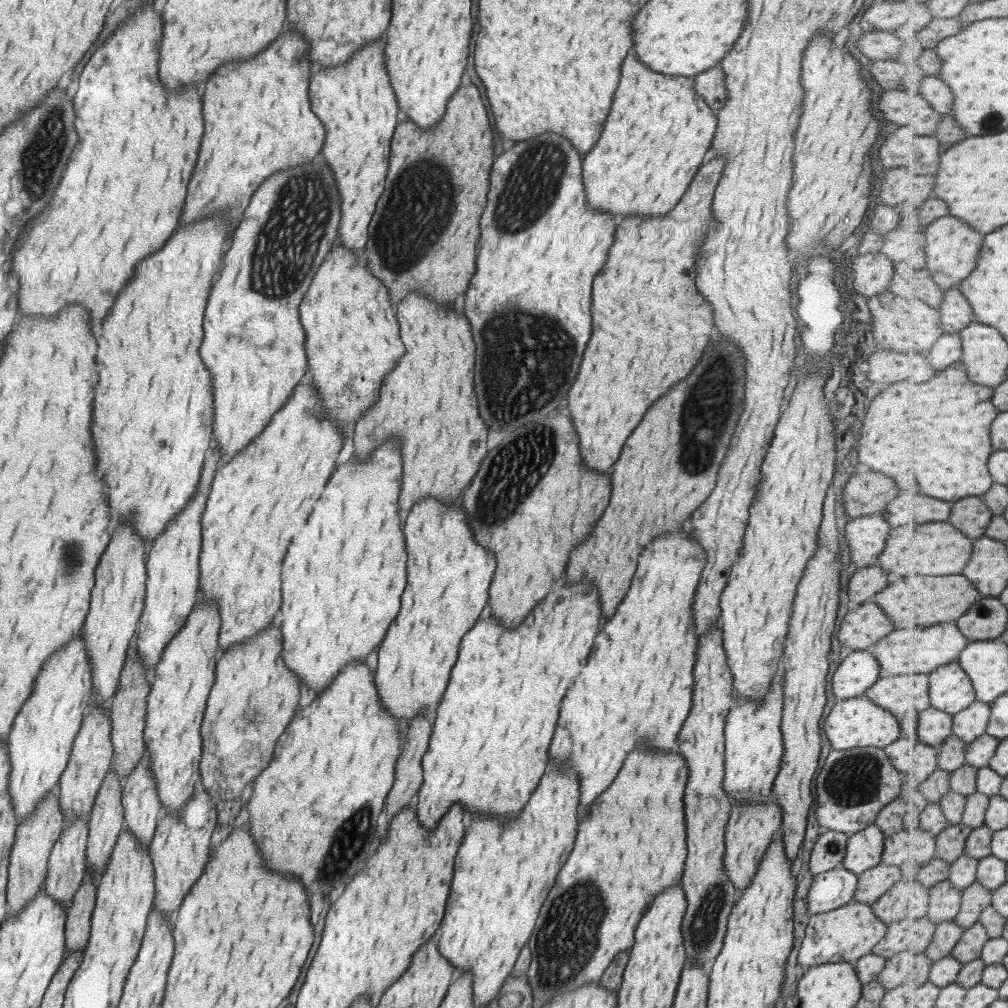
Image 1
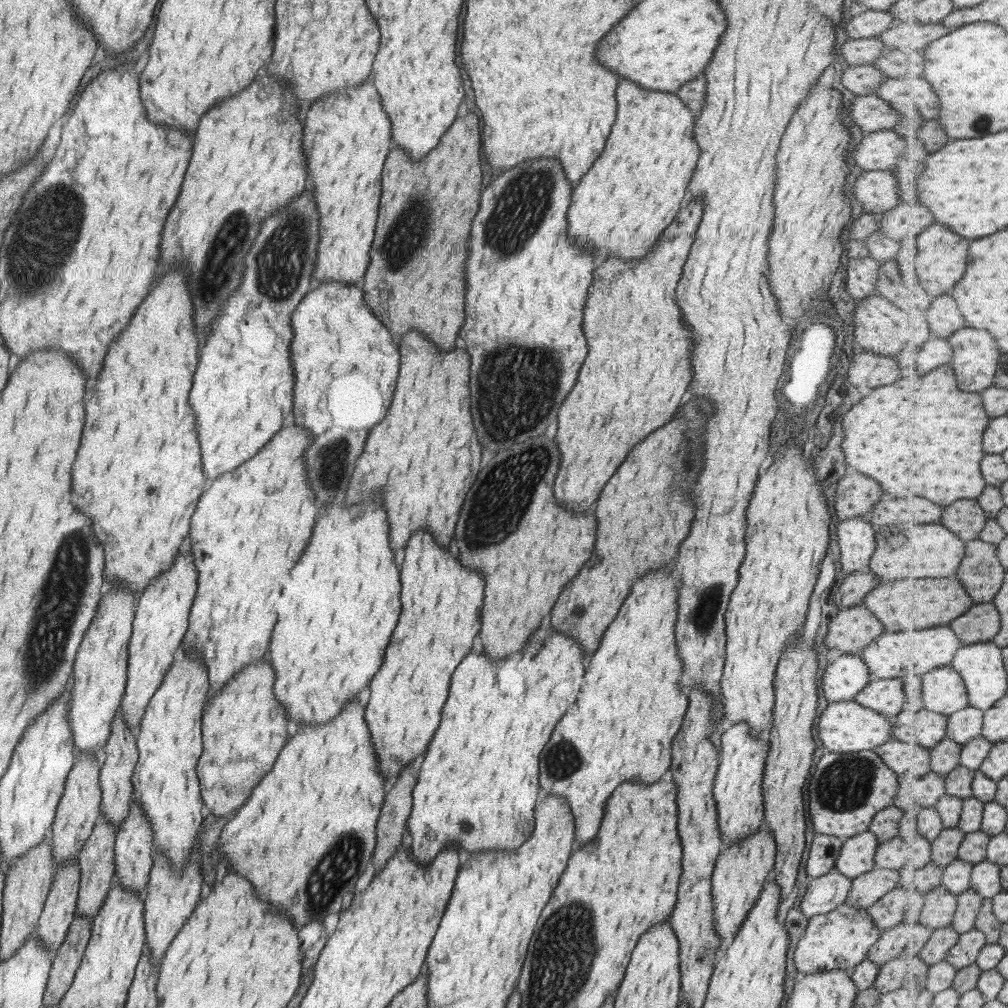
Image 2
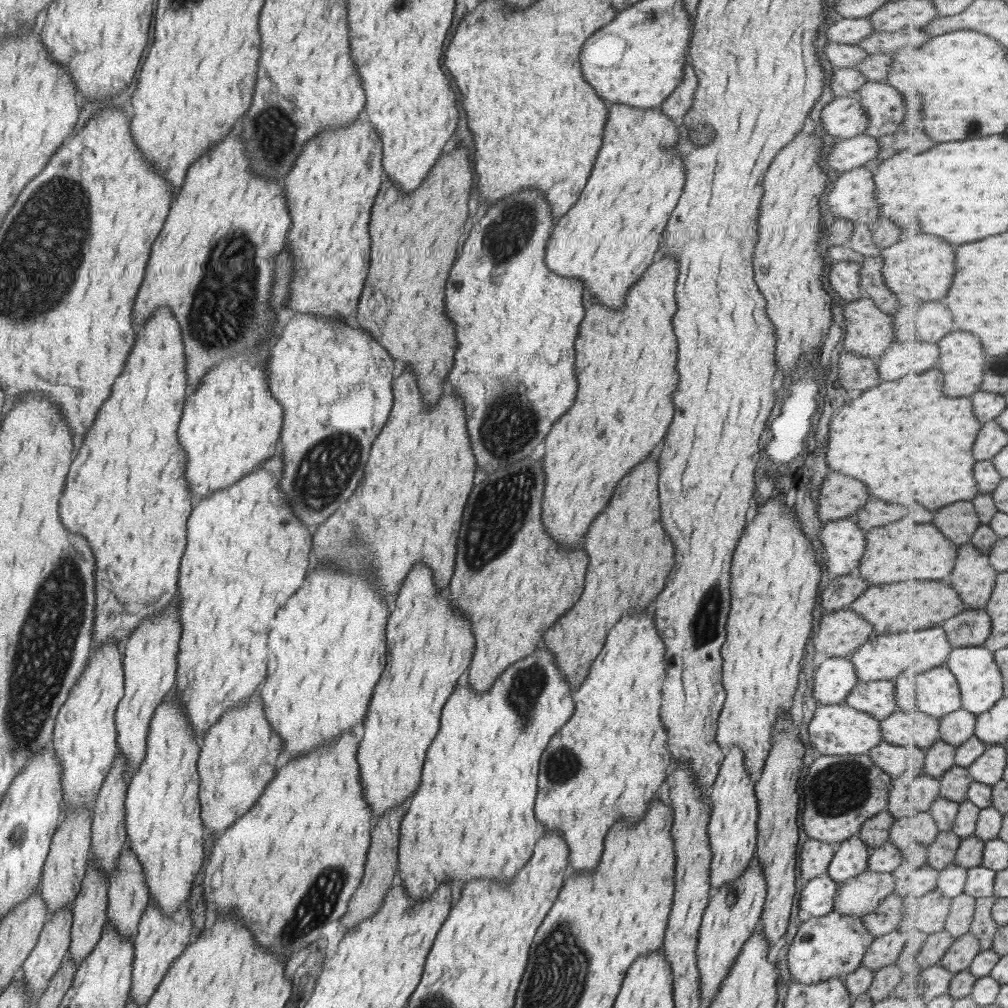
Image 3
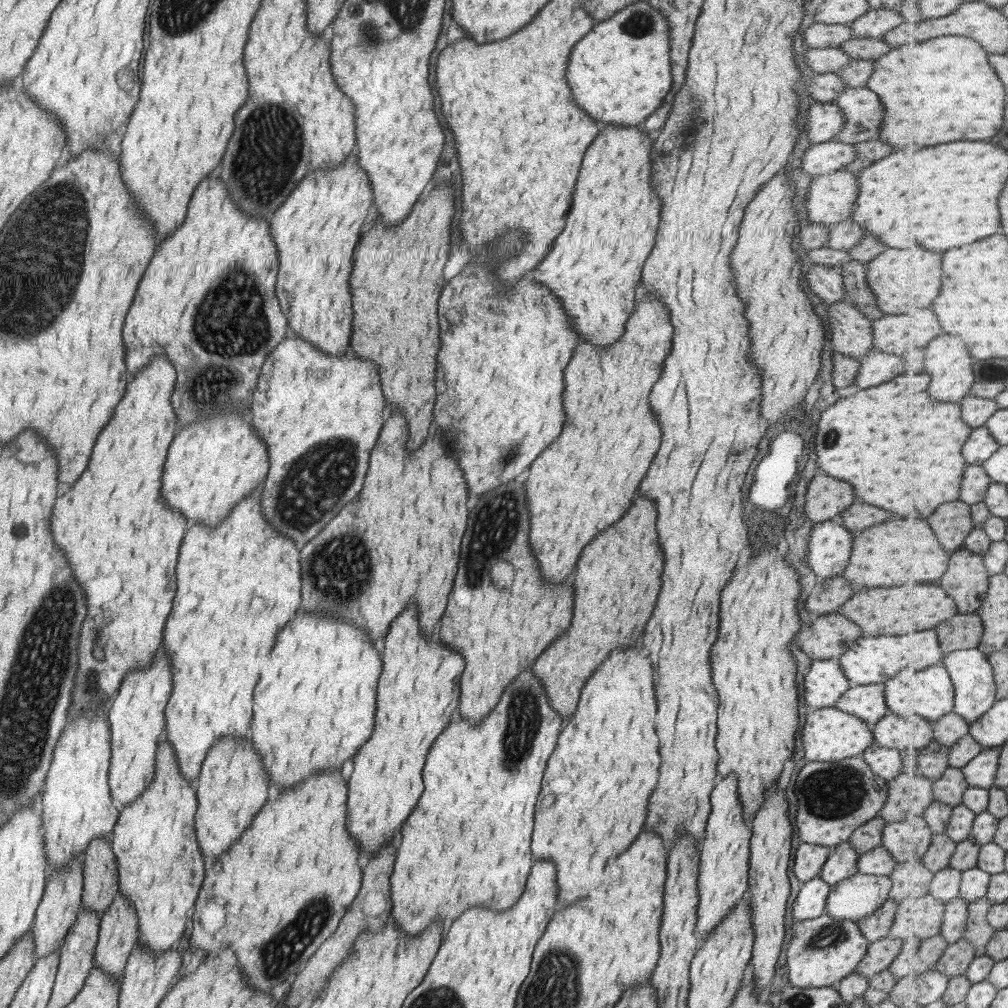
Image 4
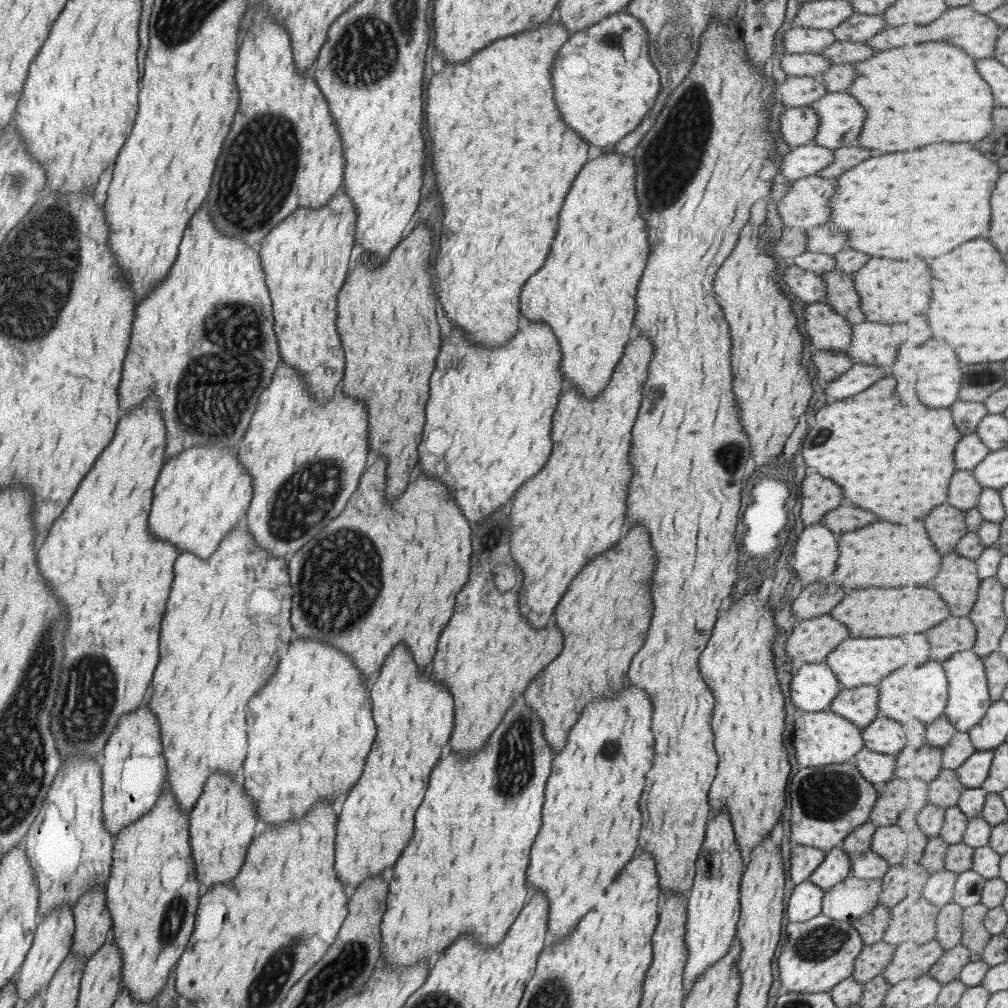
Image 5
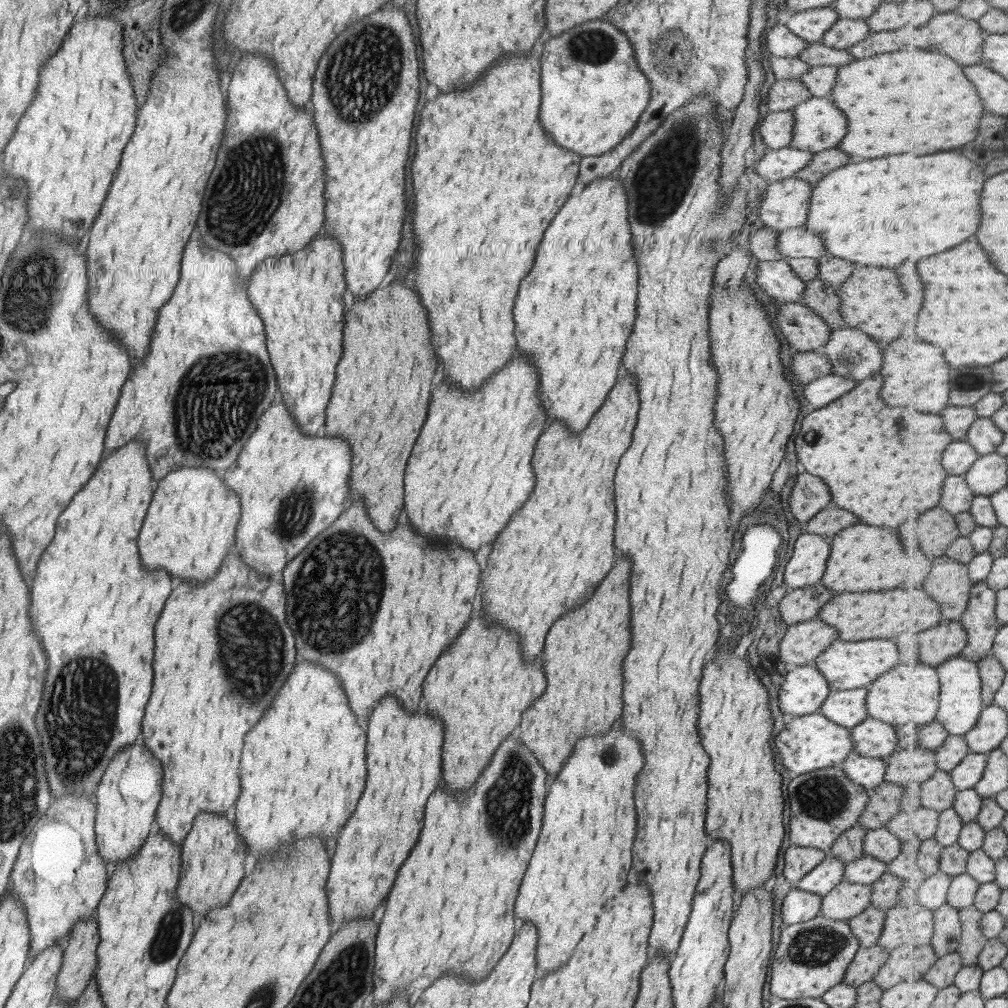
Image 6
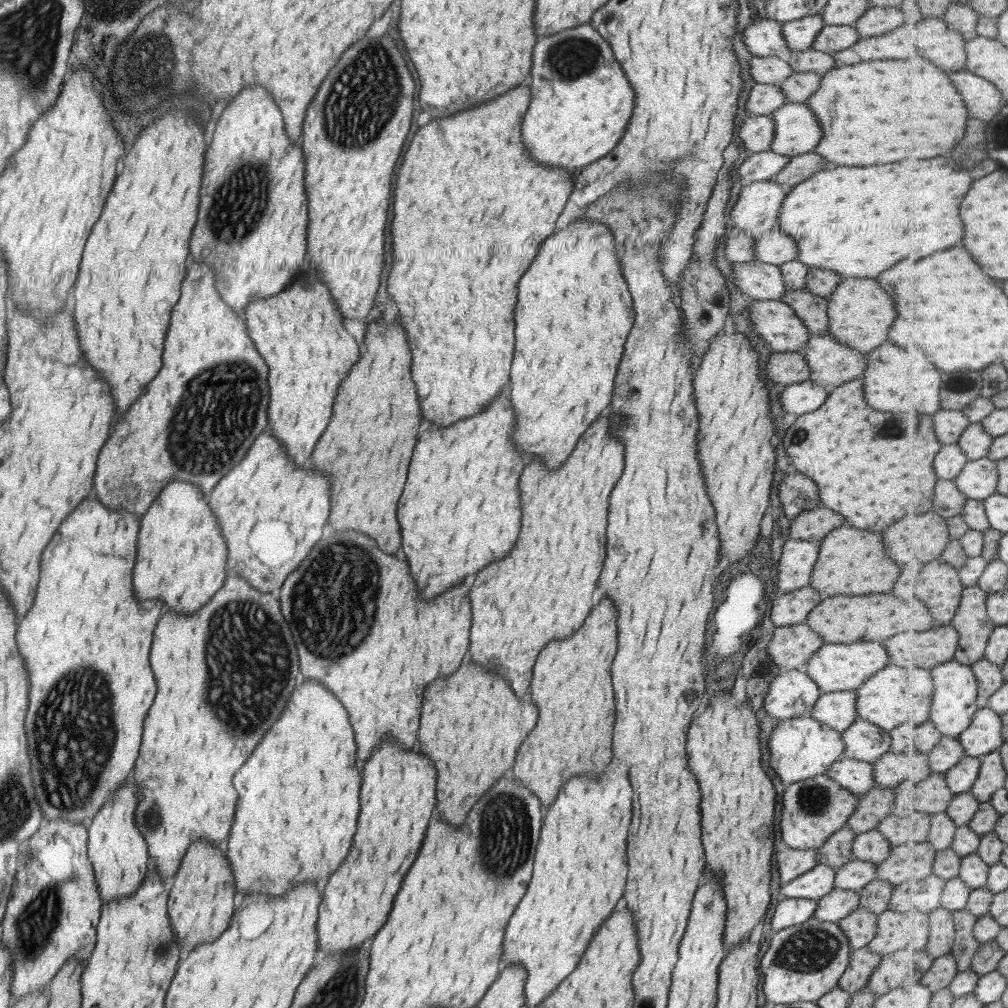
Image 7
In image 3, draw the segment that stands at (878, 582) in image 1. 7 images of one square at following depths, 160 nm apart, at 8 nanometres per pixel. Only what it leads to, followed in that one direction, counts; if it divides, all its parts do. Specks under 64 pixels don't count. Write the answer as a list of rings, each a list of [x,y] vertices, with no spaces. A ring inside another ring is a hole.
[[[845,575],[832,576],[822,592],[819,592],[819,602],[825,613],[837,611],[845,604],[853,602],[865,588],[867,584],[863,584],[859,578]]]

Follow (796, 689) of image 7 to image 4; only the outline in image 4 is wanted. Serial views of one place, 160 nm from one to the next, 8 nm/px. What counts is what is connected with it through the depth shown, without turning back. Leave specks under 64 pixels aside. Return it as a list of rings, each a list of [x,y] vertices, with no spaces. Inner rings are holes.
[[[813,658],[802,683],[804,692],[800,699],[808,709],[835,706],[837,699],[850,687],[836,658]]]

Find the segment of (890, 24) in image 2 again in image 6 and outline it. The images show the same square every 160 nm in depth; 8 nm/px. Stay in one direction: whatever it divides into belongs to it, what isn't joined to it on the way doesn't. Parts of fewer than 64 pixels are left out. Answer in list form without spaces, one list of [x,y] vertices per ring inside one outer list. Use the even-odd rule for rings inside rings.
[[[773,24],[765,32],[765,50],[771,56],[797,57],[807,45],[808,42],[795,36],[785,25]]]

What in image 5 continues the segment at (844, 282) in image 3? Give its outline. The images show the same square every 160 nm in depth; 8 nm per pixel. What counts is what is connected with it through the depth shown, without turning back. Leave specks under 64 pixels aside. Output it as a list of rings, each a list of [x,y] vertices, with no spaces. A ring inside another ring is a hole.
[[[789,263],[781,272],[781,282],[785,284],[787,292],[793,294],[797,300],[804,303],[819,303],[825,300],[825,283],[822,275],[809,272]]]

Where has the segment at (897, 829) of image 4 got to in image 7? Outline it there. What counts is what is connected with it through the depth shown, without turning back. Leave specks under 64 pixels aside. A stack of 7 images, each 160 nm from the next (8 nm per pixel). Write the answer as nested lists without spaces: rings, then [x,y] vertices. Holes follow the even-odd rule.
[[[869,830],[865,833],[857,833],[853,838],[851,853],[853,858],[862,862],[877,865],[888,858],[891,845],[885,841],[877,830]]]

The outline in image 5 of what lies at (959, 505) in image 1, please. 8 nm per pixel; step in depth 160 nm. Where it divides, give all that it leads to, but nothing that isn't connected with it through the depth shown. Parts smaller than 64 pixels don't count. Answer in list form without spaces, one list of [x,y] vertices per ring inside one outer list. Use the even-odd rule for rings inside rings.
[[[949,502],[935,508],[925,522],[941,554],[955,551],[959,541],[969,533],[966,511]]]

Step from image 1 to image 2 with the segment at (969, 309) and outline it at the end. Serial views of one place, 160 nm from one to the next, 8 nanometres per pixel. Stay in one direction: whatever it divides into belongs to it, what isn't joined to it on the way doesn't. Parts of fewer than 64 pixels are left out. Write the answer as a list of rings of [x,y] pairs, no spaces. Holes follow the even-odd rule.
[[[938,296],[933,299],[932,305],[926,309],[931,331],[938,338],[949,338],[953,332],[971,326],[955,302],[953,296]]]

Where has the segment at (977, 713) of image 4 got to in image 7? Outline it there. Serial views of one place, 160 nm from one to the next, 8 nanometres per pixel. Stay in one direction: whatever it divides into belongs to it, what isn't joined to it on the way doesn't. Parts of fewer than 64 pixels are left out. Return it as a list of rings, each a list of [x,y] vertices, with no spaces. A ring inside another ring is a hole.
[[[957,659],[945,662],[930,669],[935,683],[931,720],[945,735],[959,738],[974,721],[978,705],[980,684],[972,665],[963,664]]]

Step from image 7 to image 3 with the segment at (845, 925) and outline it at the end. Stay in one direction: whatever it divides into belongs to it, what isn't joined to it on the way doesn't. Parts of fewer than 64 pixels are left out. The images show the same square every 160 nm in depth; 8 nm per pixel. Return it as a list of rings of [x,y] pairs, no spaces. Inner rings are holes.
[[[892,892],[874,910],[860,917],[867,932],[874,937],[880,937],[897,930],[902,917],[902,899]]]

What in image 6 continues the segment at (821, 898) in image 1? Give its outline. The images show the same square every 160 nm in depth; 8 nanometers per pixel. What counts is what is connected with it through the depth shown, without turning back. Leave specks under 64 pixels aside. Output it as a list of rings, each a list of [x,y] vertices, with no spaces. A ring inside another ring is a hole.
[[[791,888],[783,898],[781,909],[782,926],[810,921],[819,916],[821,896],[805,893],[799,889]]]

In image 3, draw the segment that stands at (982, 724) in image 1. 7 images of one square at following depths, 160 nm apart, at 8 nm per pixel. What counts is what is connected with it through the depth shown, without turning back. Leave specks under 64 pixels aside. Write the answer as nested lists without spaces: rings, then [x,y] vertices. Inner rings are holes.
[[[966,708],[947,714],[940,719],[942,739],[960,747],[976,735],[978,718],[979,714],[975,714]]]

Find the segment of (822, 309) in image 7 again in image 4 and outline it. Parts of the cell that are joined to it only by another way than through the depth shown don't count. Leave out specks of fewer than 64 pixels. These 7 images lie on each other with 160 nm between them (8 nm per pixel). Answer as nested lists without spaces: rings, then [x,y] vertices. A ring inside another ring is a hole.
[[[849,259],[840,267],[842,268],[842,289],[845,301],[854,304],[869,320],[878,319],[880,310],[876,307],[874,296],[866,285],[865,262]]]

